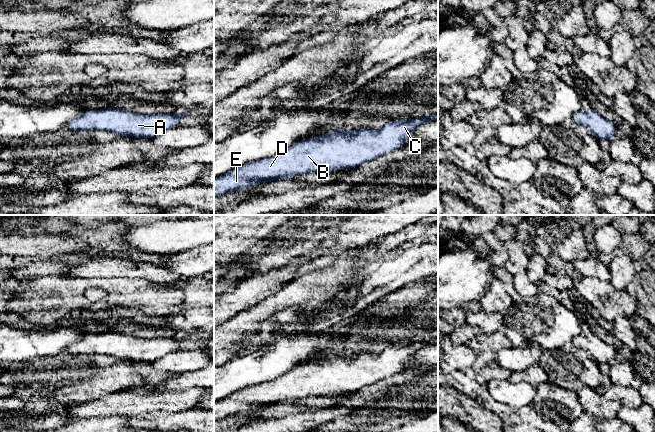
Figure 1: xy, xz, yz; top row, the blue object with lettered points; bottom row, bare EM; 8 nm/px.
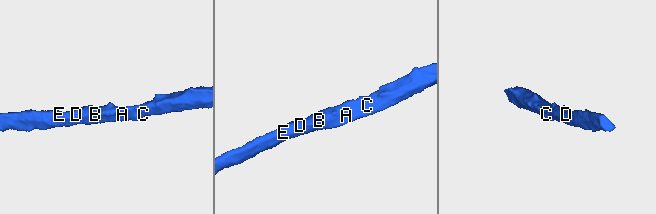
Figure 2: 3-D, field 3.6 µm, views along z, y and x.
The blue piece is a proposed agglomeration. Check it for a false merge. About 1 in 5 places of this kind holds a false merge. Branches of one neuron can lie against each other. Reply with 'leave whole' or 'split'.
leave whole

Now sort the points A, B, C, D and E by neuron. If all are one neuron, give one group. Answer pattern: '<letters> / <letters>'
A B C D E

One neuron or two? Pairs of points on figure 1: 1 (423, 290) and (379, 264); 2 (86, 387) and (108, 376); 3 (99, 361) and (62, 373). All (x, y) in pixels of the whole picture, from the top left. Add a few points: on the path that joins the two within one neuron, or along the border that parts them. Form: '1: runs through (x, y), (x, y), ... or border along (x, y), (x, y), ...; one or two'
1: border along (426, 277), (406, 284), (390, 293); two
2: runs through (91, 382), (97, 376), (103, 376); one
3: runs through (95, 372), (73, 373); one

